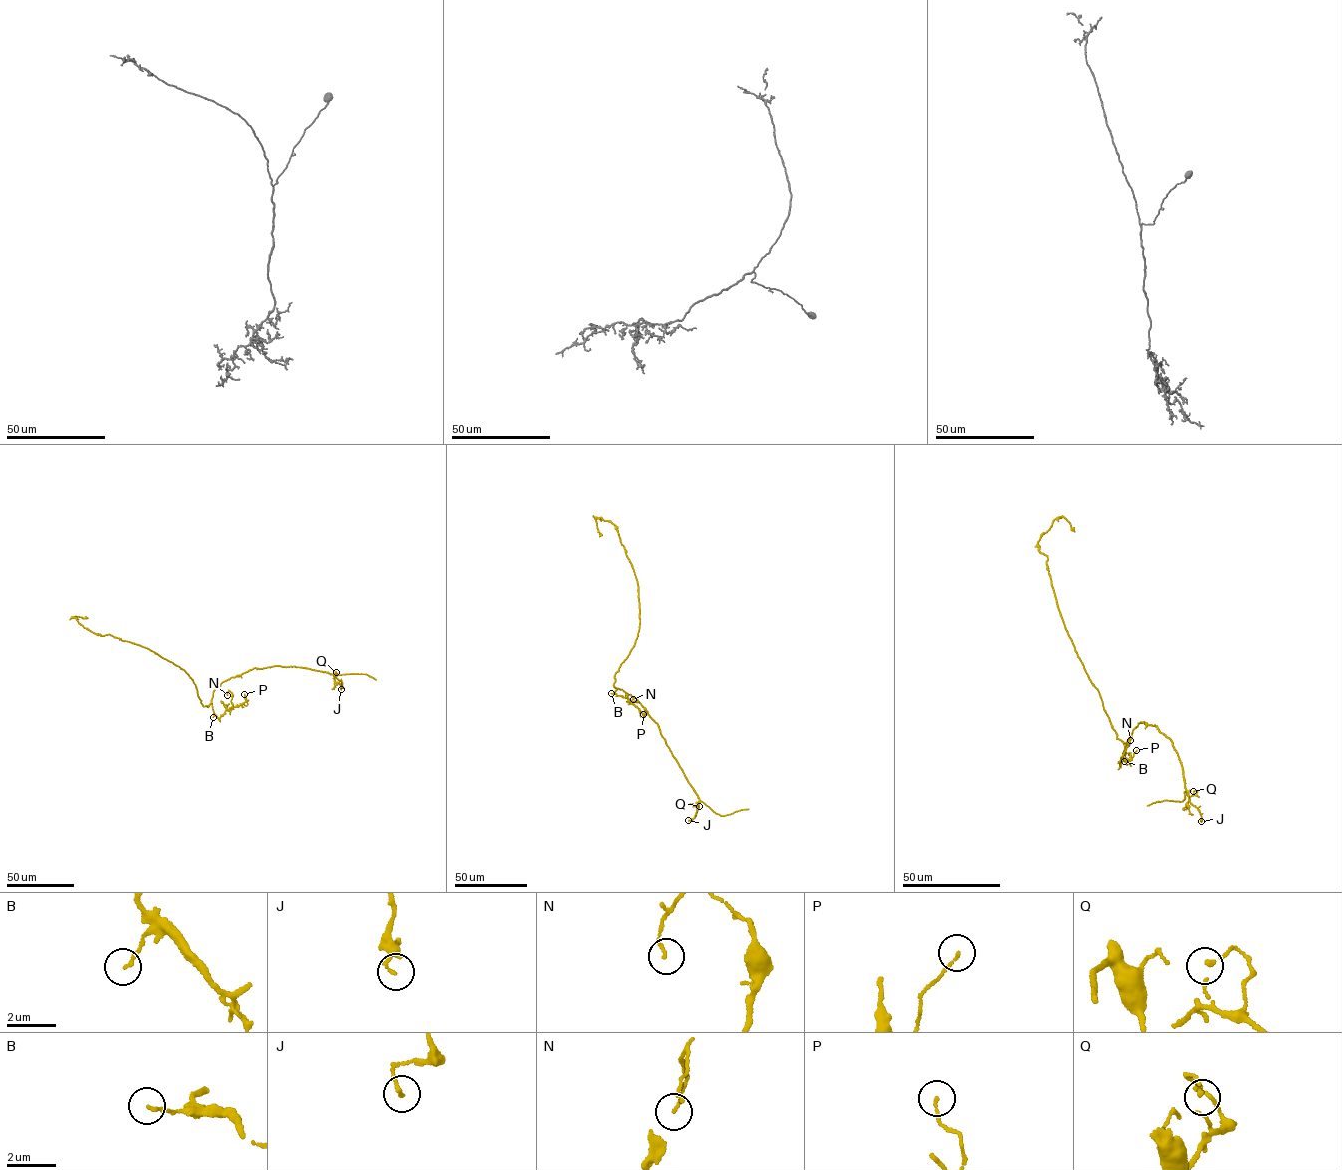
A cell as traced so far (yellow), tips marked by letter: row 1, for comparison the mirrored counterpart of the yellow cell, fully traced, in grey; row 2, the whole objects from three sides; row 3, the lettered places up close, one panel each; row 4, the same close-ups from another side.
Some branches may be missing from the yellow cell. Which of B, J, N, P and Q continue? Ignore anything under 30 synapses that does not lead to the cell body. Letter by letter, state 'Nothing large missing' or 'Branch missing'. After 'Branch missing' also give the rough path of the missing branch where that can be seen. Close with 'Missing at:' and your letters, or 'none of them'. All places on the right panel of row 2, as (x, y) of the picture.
B: Nothing large missing
J: Nothing large missing
N: Nothing large missing
P: Nothing large missing
Q: Nothing large missing
Missing at: none of them

